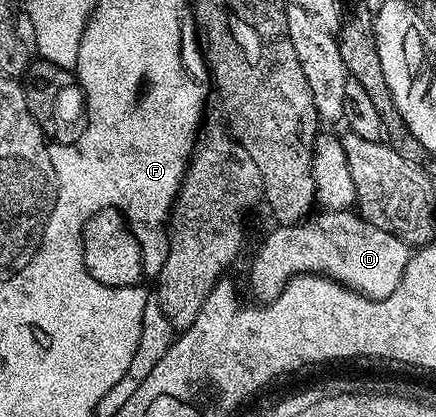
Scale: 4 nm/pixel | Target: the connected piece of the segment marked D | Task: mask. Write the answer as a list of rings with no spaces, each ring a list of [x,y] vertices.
[[[322,210],[319,213],[319,216],[311,215],[301,224],[274,226],[274,229],[267,234],[266,241],[259,246],[258,253],[250,264],[250,288],[259,296],[257,299],[262,302],[272,301],[285,290],[289,280],[307,274],[336,280],[346,288],[357,292],[358,295],[367,296],[370,300],[383,300],[391,296],[404,278],[404,270],[412,255],[411,245],[404,243],[392,232],[380,230],[380,226],[372,226],[367,220],[363,220],[357,211]]]

